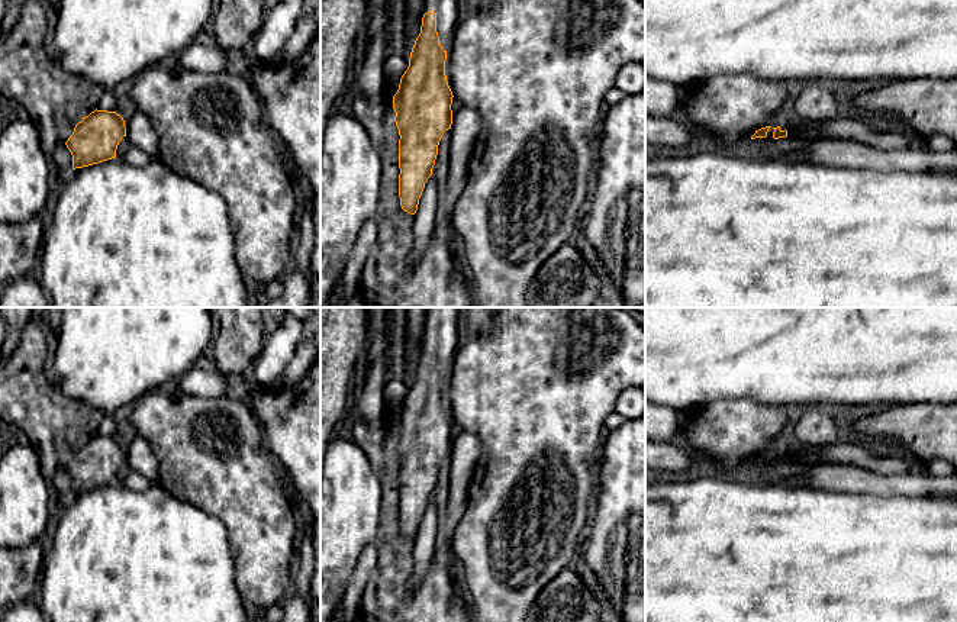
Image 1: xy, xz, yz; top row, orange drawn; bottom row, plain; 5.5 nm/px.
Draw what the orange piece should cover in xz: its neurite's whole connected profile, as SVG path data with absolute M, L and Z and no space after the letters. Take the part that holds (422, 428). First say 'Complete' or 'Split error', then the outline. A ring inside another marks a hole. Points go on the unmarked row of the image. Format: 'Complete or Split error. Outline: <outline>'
Split error. Outline: M426 307L420 358L410 377L409 391L393 420L394 447L399 454L399 522L405 536L415 539L425 507L432 500L438 470L452 449L452 416L445 400L447 376L452 368L458 342L460 307Z

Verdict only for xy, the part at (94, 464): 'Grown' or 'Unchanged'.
Unchanged

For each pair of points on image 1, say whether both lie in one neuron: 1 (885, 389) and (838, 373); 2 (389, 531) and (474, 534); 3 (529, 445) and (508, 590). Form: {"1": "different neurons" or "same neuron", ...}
{"1": "same neuron", "2": "different neurons", "3": "same neuron"}

